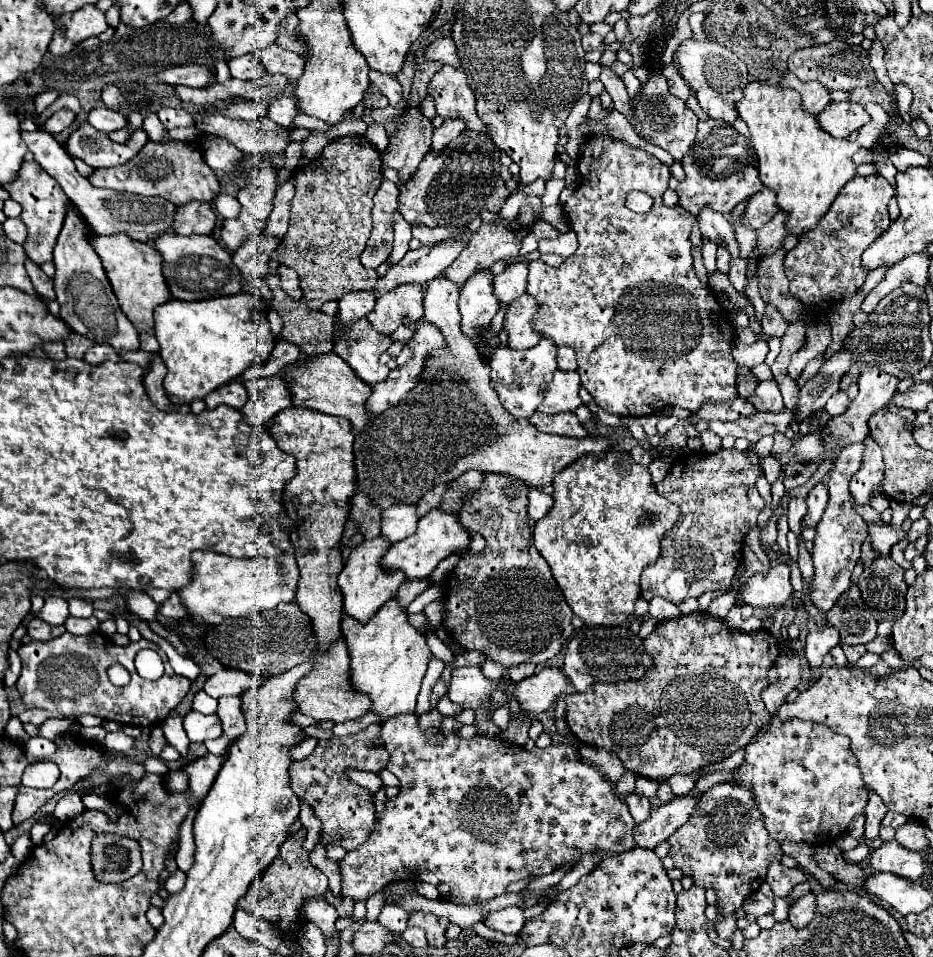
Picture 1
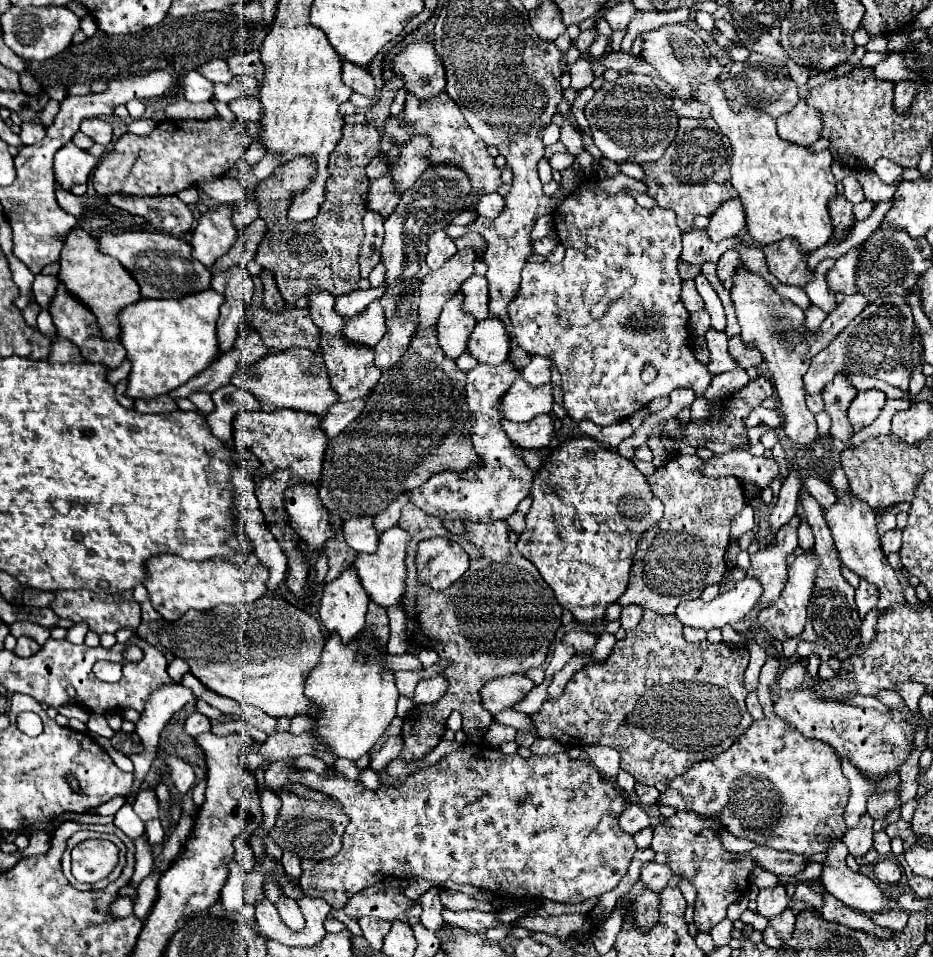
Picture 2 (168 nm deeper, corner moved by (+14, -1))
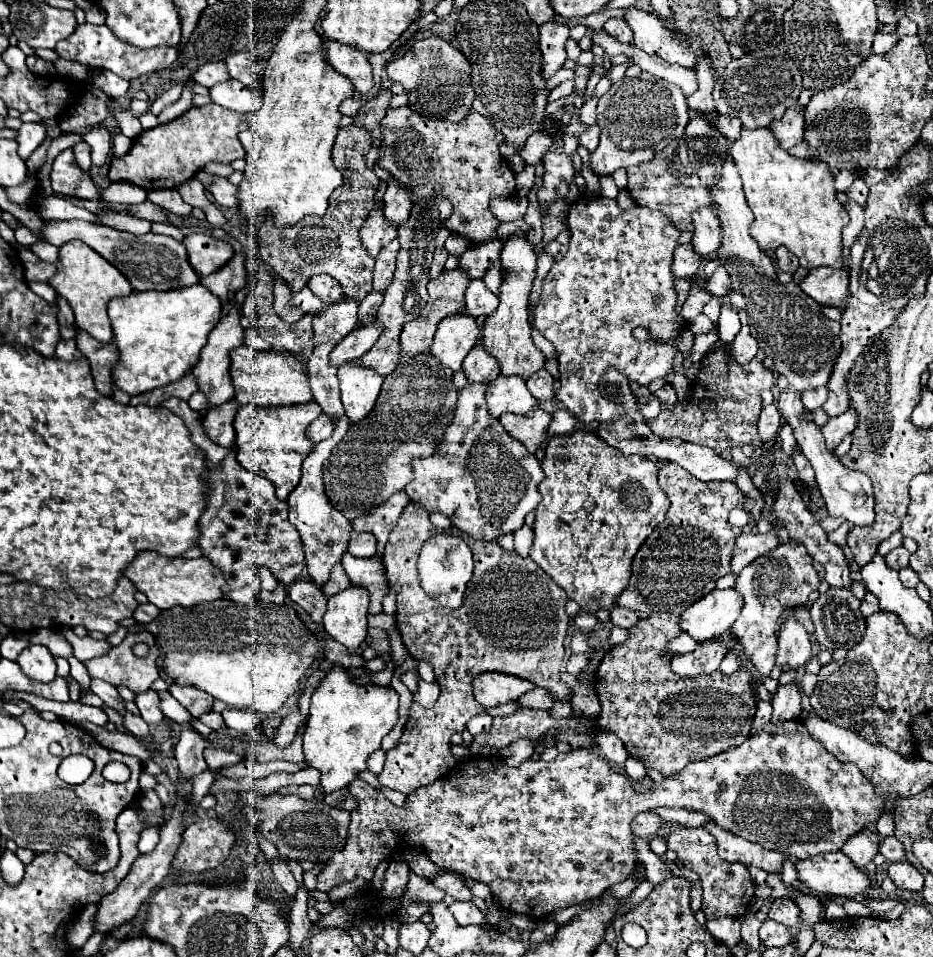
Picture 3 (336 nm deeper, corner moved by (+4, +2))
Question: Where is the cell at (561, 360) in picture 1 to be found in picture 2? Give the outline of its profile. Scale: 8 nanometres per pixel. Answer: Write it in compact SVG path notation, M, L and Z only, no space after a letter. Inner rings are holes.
M532 356L530 364L522 370L522 378L532 386L542 386L542 384L550 382L552 368L554 368L554 360L552 358Z

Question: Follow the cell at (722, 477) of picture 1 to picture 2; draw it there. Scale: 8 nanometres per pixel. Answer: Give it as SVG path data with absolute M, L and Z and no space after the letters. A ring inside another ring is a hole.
M672 456L664 466L656 468L656 472L648 478L648 484L652 488L652 494L658 496L664 504L664 516L656 526L652 526L644 536L638 540L638 552L634 556L634 564L630 570L630 582L626 592L618 598L620 606L638 604L646 610L658 612L658 614L674 614L676 606L686 600L694 600L702 594L702 590L710 584L718 584L726 572L724 554L728 548L728 532L732 518L742 512L746 506L744 490L740 486L740 480L734 476L724 478L708 478L702 474L704 460L698 456Z

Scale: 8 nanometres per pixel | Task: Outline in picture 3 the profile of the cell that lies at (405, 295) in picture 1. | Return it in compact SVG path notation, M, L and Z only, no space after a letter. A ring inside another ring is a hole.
M376 321L370 325L360 325L356 327L348 337L344 337L342 343L338 343L332 353L330 353L330 365L340 367L346 361L354 361L358 357L362 357L378 339L378 335L382 333L382 325L378 325Z

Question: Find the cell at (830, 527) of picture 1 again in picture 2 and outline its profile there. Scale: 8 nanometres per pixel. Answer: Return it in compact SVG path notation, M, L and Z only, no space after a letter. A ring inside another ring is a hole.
M814 548L806 550L802 556L796 556L794 564L788 568L788 582L780 594L780 598L770 606L760 612L760 620L766 626L766 630L776 638L776 640L786 640L792 636L798 636L804 630L806 624L806 612L808 612L808 602L814 592L814 580L816 572L820 568L820 560L814 554Z

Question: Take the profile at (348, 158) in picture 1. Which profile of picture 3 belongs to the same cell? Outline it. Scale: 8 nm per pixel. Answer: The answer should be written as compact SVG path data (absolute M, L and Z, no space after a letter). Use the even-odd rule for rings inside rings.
M348 125L338 131L338 137L332 147L332 161L336 169L342 173L344 183L330 195L330 205L324 217L304 217L296 225L278 229L274 227L272 217L268 215L258 229L260 257L266 265L270 265L276 275L292 289L302 289L312 275L326 273L332 275L340 285L348 299L362 301L372 291L372 267L374 261L366 257L366 249L362 249L360 229L374 207L374 193L380 187L380 179L374 171L366 167L364 155L370 151L370 135L366 129L358 129L356 125Z

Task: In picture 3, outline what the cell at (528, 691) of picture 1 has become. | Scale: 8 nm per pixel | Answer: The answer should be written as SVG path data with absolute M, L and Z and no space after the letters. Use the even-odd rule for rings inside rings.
M498 671L480 673L472 681L474 699L482 707L496 707L502 703L516 701L518 697L522 697L522 693L526 693L530 689L534 689L534 685L530 685L530 681L514 677L514 675L498 673Z

